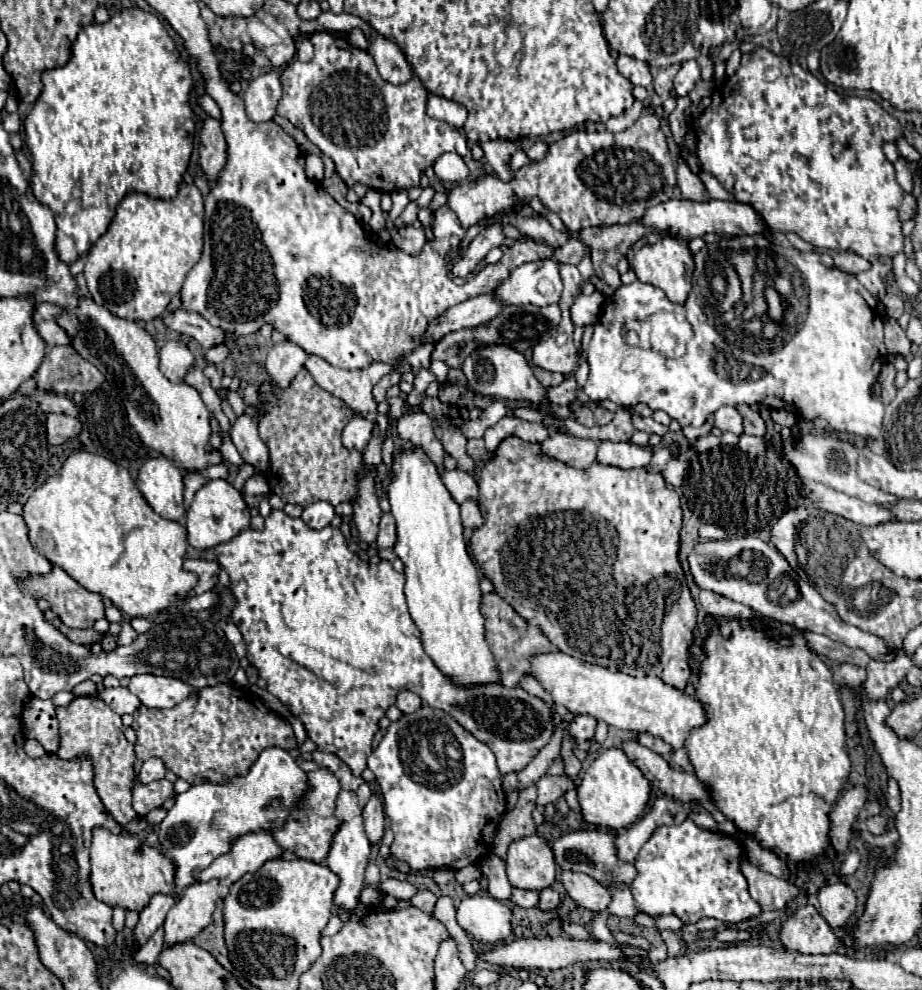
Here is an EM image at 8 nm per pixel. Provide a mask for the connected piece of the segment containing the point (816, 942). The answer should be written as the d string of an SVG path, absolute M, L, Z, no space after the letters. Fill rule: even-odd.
M811 904L789 914L779 932L779 942L789 950L805 954L855 954L853 948L841 944L841 940L831 932L827 920Z

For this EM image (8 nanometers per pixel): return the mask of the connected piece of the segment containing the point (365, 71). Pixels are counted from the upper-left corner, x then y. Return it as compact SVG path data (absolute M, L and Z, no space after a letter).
M315 32L311 42L315 46L313 60L295 60L281 72L283 94L277 114L301 128L335 162L349 188L355 182L379 192L419 186L421 172L433 166L441 154L457 152L463 157L469 152L461 130L427 114L429 92L417 76L395 86L379 76L373 56L349 44L347 38Z

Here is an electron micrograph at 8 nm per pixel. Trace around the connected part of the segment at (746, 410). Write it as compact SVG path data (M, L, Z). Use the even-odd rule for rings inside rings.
M743 406L739 412L741 412L743 420L745 420L745 434L753 434L753 436L765 436L765 432L767 432L765 420L759 416L759 412L755 410L755 408Z

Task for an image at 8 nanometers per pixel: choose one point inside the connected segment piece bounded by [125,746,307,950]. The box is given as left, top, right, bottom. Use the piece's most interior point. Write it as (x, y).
(200, 827)

